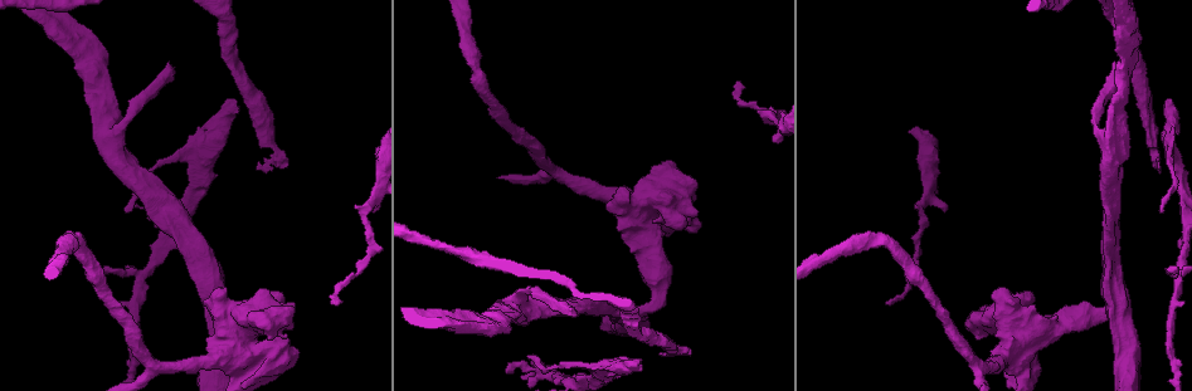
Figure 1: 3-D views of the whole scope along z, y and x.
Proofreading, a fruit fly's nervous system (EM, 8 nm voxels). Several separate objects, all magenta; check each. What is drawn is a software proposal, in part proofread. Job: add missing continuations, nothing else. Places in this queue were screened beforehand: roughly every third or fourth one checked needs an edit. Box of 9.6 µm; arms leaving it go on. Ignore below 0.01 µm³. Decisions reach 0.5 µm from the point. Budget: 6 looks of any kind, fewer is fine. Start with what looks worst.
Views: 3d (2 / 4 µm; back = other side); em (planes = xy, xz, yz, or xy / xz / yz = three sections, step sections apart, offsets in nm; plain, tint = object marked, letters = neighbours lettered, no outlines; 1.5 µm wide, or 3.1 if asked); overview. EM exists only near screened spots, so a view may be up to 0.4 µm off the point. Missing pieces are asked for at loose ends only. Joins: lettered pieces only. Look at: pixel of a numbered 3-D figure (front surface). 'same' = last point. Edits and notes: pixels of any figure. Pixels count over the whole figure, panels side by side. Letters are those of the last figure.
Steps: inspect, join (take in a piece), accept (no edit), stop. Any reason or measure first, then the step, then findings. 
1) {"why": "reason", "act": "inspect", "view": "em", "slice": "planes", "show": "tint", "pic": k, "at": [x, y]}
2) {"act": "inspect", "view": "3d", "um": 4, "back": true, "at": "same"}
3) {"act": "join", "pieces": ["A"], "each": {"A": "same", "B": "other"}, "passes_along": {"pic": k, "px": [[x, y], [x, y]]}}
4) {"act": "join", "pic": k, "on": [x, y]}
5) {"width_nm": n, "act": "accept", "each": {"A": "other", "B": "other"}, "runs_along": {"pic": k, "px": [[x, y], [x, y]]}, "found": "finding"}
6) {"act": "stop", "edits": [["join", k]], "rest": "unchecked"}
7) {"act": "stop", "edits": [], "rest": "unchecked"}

{"why": "branch stops here", "act": "inspect", "view": "em", "slice": "xz", "step": 4, "show": "letters", "pic": 1, "at": [738, 81]}

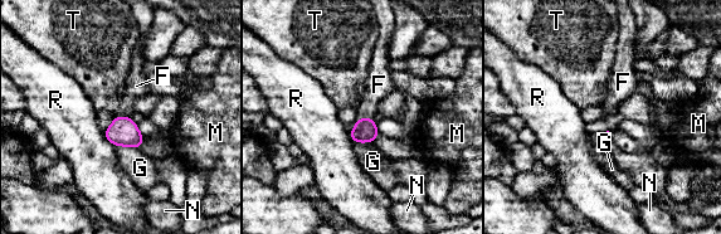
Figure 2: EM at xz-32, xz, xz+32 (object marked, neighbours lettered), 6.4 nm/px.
{"act": "join", "pieces": ["F"], "each": {"F": "same", "G": "other", "M": "other", "N": "other", "R": "other", "T": "other"}, "passes_along": {"pic": 2, "px": [[123, 131], [123, 117], [136, 86]]}, "found": "the neuron continues"}

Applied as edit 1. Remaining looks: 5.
{"act": "inspect", "view": "overview"}

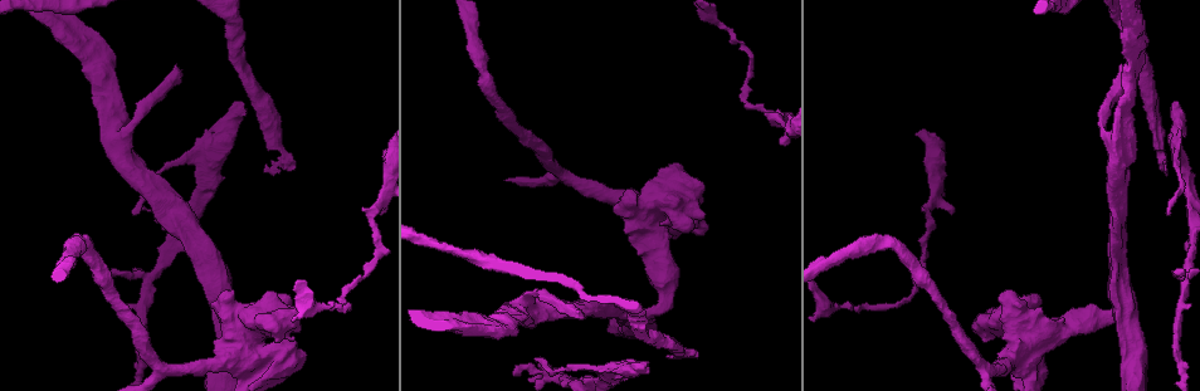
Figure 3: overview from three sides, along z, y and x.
{"why": "branch stops here", "act": "inspect", "view": "em", "slice": "planes", "show": "letters", "pic": 3, "at": [1121, 66]}

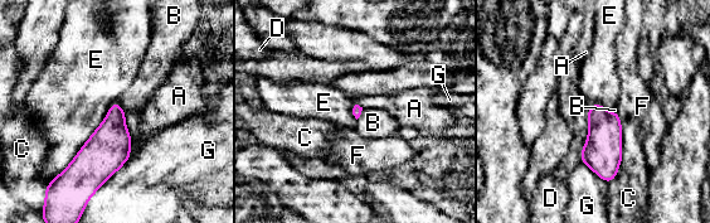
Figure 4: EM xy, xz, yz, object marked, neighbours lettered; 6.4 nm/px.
{"act": "join", "pieces": ["B"], "each": {"A": "other", "B": "same", "C": "other", "D": "other", "E": "other", "F": "other", "G": "other"}, "passes_along": {"pic": 4, "px": [[110, 144], [120, 107], [147, 80]]}, "found": "the neuron continues"}

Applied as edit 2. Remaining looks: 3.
{"why": "free end", "act": "inspect", "view": "em", "slice": "yz", "step": 4, "show": "tint", "pic": 3, "at": [105, 40]}

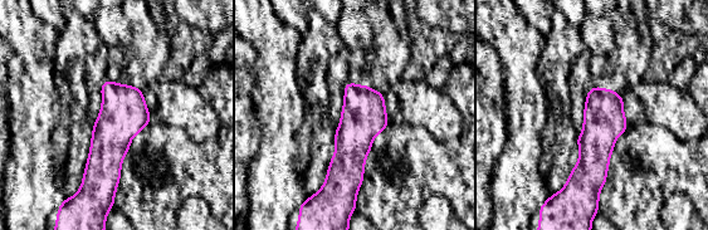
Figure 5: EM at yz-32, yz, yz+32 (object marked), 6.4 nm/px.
{"act": "inspect", "view": "em", "slice": "planes", "show": "tint", "at": "same"}

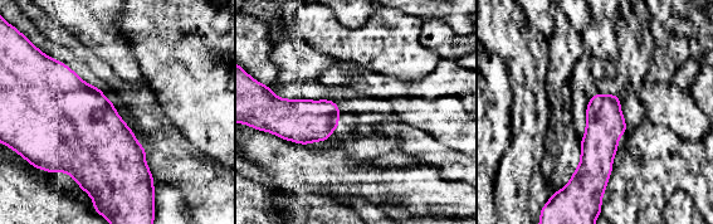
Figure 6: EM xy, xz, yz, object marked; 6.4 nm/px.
{"why": "see the neighbours", "act": "inspect", "view": "em", "slice": "planes", "show": "letters", "at": "same"}

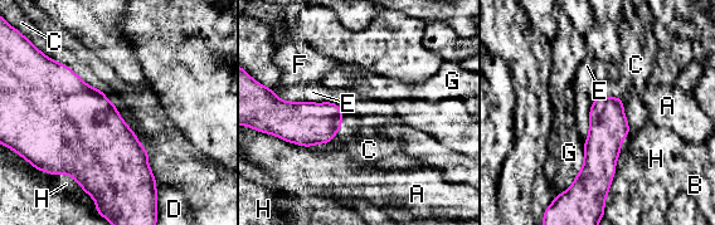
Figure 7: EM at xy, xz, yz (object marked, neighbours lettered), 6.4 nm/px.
{"longest_contact_nm": ["H", 360], "act": "accept", "each": {"A": "other", "B": "other", "C": "other", "D": "other", "E": "other", "F": "other", "G": "other", "H": "other"}, "border": {"pic": 7, "px": [[623, 102], [623, 115], [630, 133]]}, "found": "none of them fits"}

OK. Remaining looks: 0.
{"act": "stop", "edits": [["join", 2], ["join", 4]], "rest": "unchecked"}

